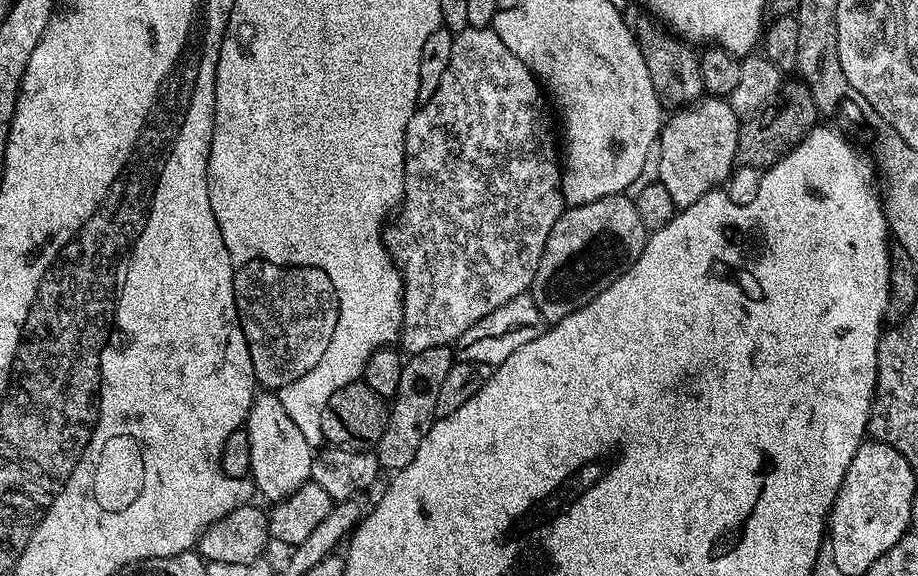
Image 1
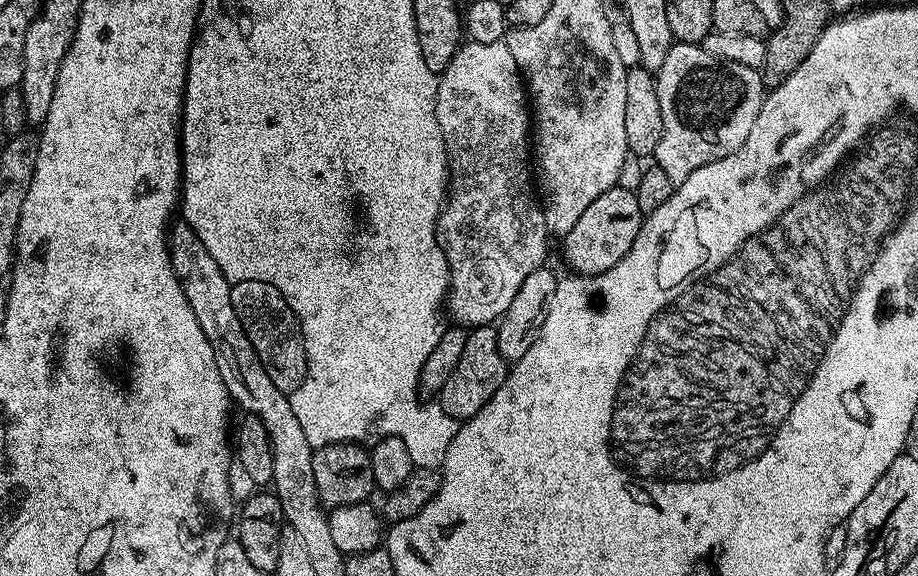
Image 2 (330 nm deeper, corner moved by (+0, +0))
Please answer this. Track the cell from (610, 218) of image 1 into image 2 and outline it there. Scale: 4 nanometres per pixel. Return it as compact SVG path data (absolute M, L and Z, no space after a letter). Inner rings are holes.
M617 186L594 198L570 234L562 237L564 260L572 267L569 269L577 276L597 276L610 270L610 266L622 262L630 246L634 246L634 238L638 238L638 230L644 218L645 213L640 211L635 192Z

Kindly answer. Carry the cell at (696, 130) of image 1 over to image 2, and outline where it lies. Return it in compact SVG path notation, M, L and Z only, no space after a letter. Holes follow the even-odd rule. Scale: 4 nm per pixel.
M676 42L666 54L666 62L662 62L654 75L662 114L662 138L654 153L654 164L666 170L672 185L686 182L694 170L702 170L702 166L710 166L710 162L718 162L726 158L726 154L734 154L734 150L746 142L766 95L764 77L757 69L714 58L699 44Z

